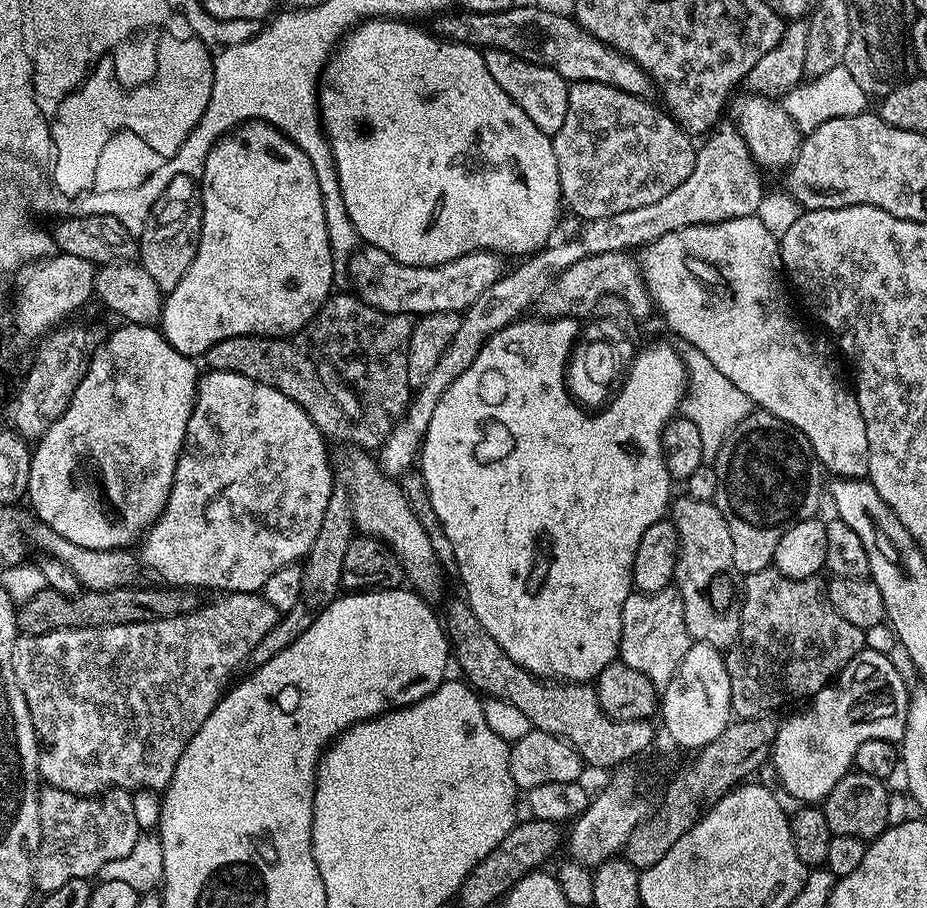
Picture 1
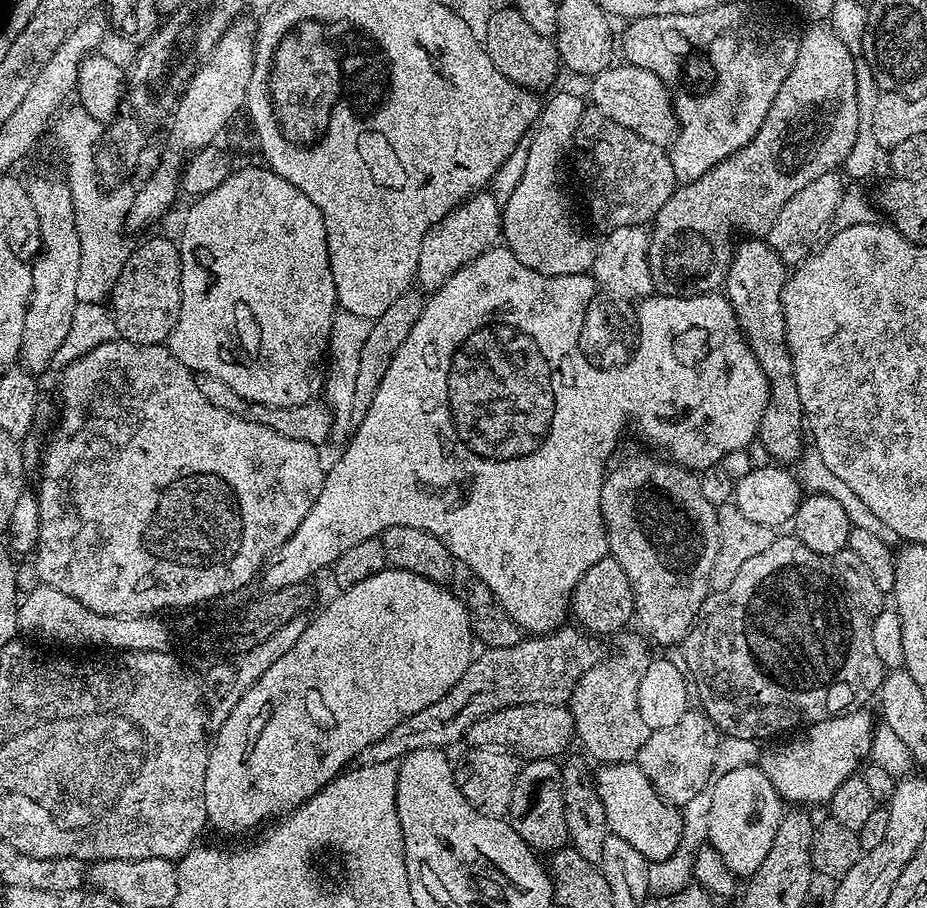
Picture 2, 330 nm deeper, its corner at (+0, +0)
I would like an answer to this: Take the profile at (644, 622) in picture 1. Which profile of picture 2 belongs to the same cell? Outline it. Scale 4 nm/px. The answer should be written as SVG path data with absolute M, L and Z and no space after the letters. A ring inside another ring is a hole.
M632 631L619 633L615 637L616 649L613 652L611 649L598 666L582 674L578 686L572 691L570 707L576 723L576 736L579 743L580 740L584 743L583 751L593 761L601 760L600 764L604 766L635 761L650 731L638 706L638 686L654 656L648 653L649 641L639 631Z

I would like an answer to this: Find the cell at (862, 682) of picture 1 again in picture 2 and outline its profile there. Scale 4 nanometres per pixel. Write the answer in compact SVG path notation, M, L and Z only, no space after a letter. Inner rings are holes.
M849 710L829 720L809 724L799 734L788 738L793 740L761 751L758 766L766 778L770 778L781 801L788 803L789 800L792 806L827 805L834 790L838 790L848 776L857 775L872 750L874 716L872 720L871 714L864 711L868 710Z

